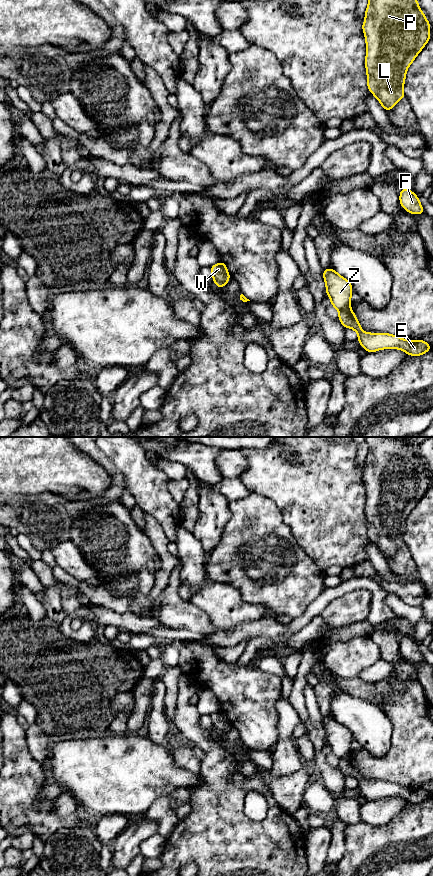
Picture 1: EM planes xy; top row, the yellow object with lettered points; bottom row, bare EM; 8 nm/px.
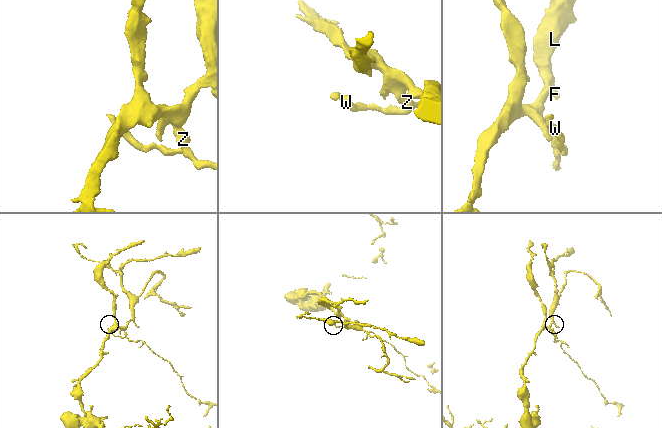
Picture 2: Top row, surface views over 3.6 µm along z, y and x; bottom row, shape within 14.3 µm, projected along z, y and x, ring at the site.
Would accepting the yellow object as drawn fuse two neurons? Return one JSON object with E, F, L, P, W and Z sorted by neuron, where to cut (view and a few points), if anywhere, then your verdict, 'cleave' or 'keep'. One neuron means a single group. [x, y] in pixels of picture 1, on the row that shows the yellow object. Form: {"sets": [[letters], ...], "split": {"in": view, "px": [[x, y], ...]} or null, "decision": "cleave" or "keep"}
{"sets": [["E", "W"], ["F", "L", "P", "Z"]], "split": {"in": "xy", "px": [[349, 305], [339, 311]]}, "decision": "cleave"}

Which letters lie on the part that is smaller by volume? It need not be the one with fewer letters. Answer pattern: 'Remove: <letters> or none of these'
Remove: E, W

